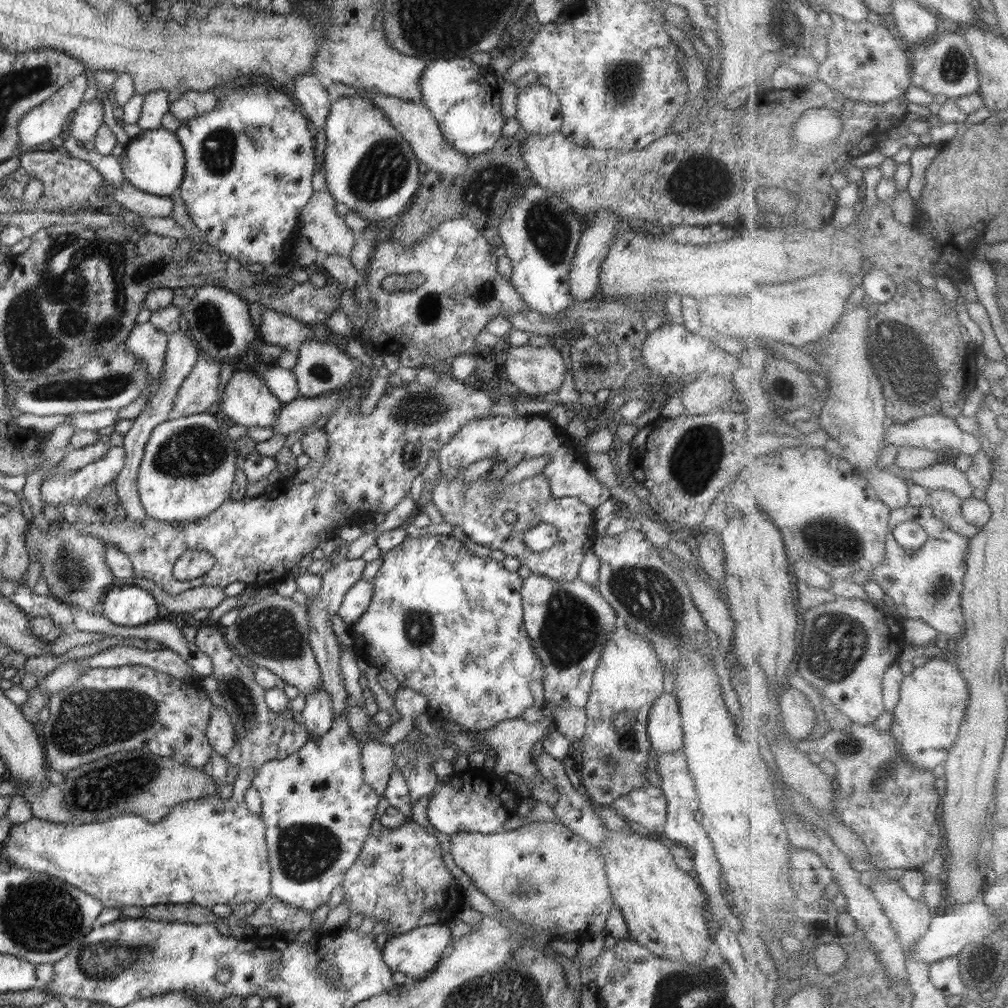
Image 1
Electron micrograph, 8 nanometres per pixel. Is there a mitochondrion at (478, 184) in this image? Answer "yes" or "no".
no

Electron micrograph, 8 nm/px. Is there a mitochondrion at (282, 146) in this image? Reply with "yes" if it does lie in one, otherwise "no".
no

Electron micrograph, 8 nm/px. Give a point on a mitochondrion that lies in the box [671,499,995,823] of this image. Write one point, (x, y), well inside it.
(835, 662)

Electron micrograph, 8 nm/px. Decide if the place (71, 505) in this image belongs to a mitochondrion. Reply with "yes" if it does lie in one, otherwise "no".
no

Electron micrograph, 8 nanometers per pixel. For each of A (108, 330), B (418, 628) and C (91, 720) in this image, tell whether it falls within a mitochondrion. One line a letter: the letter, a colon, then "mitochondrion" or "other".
A: mitochondrion
B: mitochondrion
C: mitochondrion

